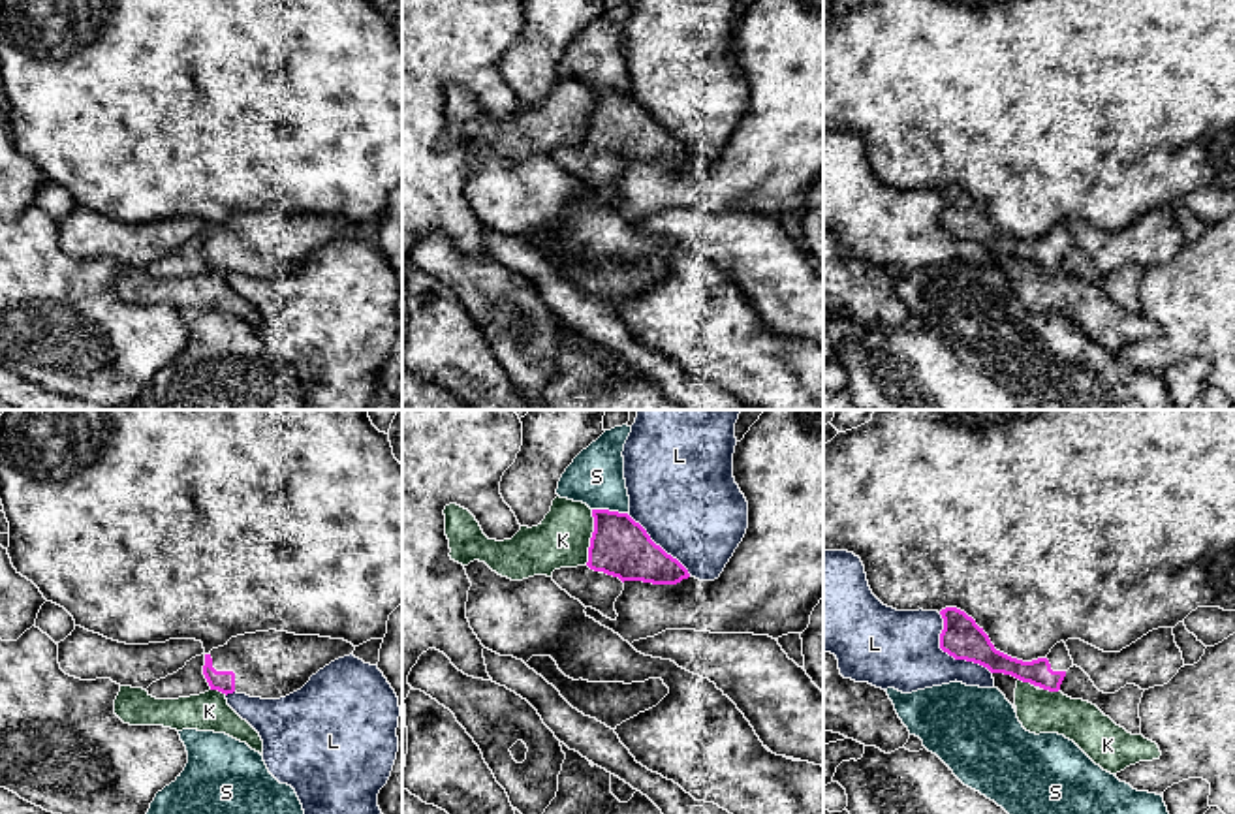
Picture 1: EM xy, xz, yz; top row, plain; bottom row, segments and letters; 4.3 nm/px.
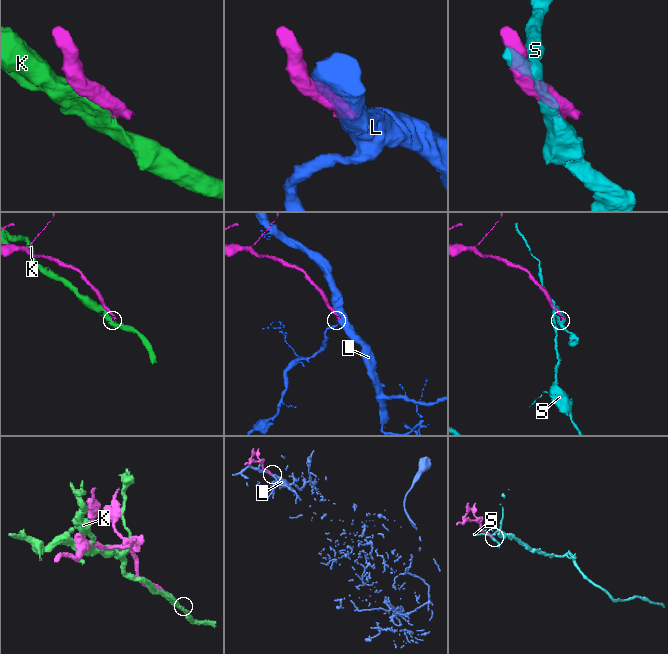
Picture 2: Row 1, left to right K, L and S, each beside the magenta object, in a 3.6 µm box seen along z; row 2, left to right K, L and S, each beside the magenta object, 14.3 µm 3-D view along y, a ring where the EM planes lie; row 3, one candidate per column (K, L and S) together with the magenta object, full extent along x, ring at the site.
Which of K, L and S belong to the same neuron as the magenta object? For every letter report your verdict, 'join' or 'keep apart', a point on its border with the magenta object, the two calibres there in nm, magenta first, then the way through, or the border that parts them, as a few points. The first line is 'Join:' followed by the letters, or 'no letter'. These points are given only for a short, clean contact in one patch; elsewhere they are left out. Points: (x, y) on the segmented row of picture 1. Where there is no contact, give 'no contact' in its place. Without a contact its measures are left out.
Join: no letter
K: keep apart | xz (591, 538) | 260/240 nm
L: keep apart | yz (950, 655) | 180/340 nm
S: keep apart | xz (611, 512) | 260/240 nm

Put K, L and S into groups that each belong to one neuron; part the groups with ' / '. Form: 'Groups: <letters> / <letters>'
Groups: K / L / S

